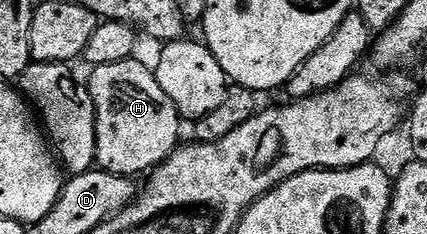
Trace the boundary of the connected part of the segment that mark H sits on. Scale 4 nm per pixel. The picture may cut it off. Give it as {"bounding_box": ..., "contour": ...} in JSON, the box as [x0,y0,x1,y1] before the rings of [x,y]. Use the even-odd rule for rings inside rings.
{"bounding_box":[87,58,183,177],"contour":[[[134,58],[123,62],[111,62],[107,66],[99,66],[87,76],[89,93],[95,106],[95,122],[97,123],[97,163],[96,167],[103,172],[116,176],[140,177],[148,174],[162,164],[172,152],[179,147],[177,139],[181,136],[183,121],[175,110],[175,102],[163,94],[163,86],[159,86],[157,73],[152,67],[140,64]]]}

